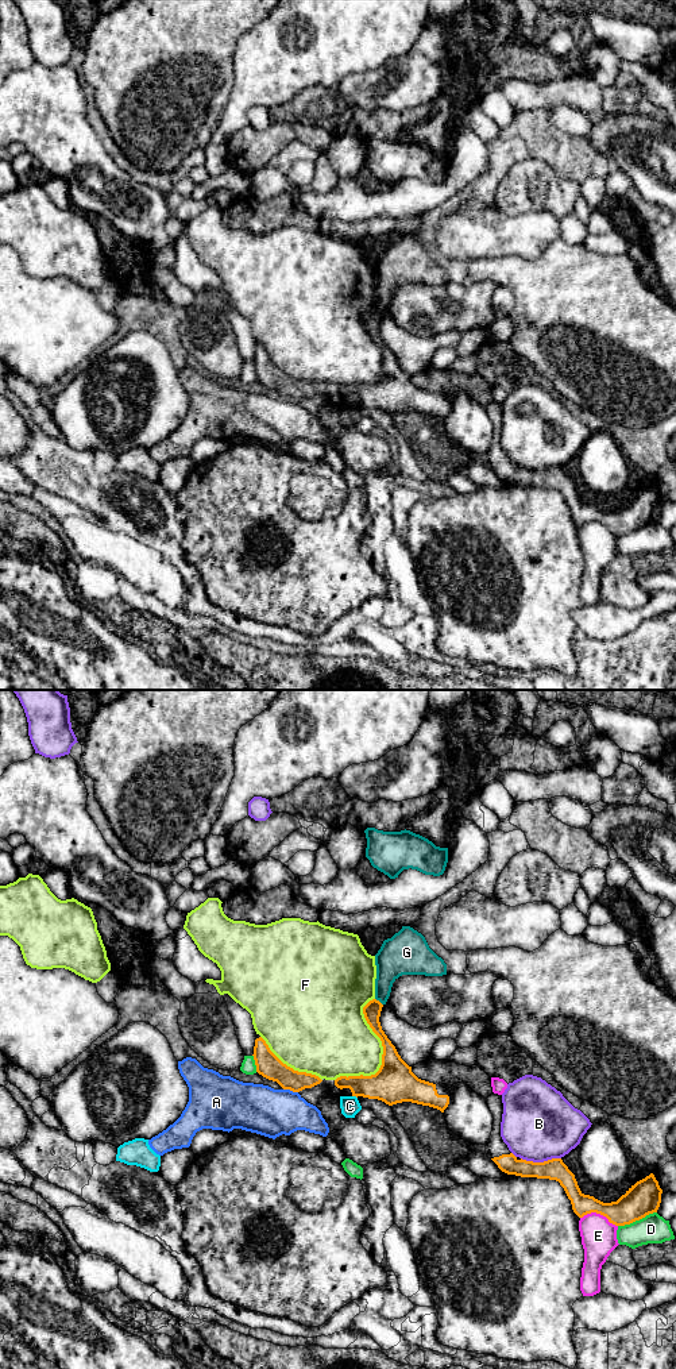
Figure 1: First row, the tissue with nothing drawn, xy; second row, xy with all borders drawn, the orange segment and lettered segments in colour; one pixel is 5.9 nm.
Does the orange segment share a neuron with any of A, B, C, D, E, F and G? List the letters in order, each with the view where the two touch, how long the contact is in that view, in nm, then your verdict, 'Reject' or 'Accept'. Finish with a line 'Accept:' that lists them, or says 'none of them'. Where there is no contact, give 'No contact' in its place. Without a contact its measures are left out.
A: Touches orange in xy. Shared border 90 nm. Reject
B: Touches orange in xy. Shared border 240 nm. Reject
C: Touches orange in xy. Shared border 40 nm. Reject
D: Touches orange in xy. Shared border 240 nm. Reject
E: Touches orange in xy. Shared border 240 nm. Reject
F: Touches orange in xy. Shared border 550 nm. Reject
G: Touches orange in xy. Shared border 60 nm. Reject
Accept: none of them

